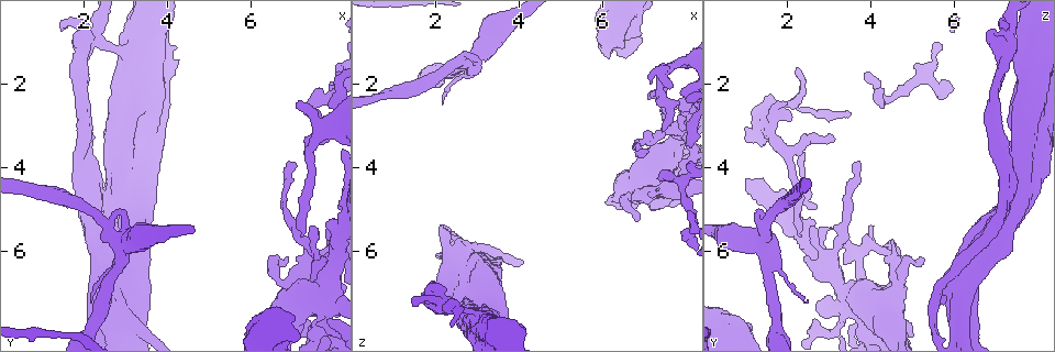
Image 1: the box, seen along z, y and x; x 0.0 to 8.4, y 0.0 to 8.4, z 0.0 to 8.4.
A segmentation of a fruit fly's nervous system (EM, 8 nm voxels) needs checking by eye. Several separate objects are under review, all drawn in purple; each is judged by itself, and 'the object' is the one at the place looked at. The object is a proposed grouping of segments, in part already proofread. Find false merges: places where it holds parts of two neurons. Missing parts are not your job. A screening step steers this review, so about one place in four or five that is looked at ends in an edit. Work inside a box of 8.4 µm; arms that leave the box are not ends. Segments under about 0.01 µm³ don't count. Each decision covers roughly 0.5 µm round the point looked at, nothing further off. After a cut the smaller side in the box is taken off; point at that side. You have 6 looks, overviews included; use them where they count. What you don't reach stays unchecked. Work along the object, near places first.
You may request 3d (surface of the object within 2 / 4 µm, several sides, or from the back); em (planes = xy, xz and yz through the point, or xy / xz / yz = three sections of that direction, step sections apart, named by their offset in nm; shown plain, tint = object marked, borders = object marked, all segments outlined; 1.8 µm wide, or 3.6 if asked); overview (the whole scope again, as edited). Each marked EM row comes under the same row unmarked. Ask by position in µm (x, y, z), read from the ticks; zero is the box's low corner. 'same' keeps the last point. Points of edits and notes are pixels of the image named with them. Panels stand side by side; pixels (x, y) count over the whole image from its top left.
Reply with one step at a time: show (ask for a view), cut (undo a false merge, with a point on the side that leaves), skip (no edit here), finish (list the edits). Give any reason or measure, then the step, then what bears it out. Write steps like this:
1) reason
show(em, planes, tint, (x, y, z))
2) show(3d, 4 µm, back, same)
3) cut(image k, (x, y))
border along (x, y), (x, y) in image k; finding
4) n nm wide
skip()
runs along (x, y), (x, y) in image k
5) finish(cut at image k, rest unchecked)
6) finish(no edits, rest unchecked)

a fork
show(3d, 2 µm, (2.25, 0.90, 7.20))

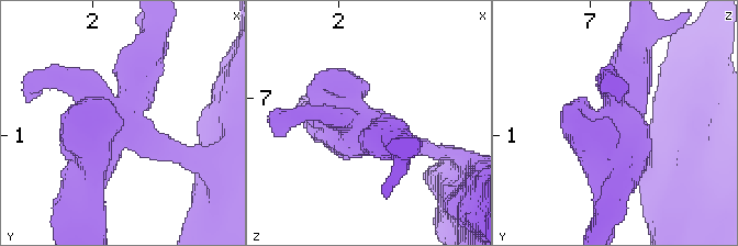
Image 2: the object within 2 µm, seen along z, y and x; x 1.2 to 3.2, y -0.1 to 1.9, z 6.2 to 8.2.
show(em, planes, tint, (2.26, 0.94, 7.24))

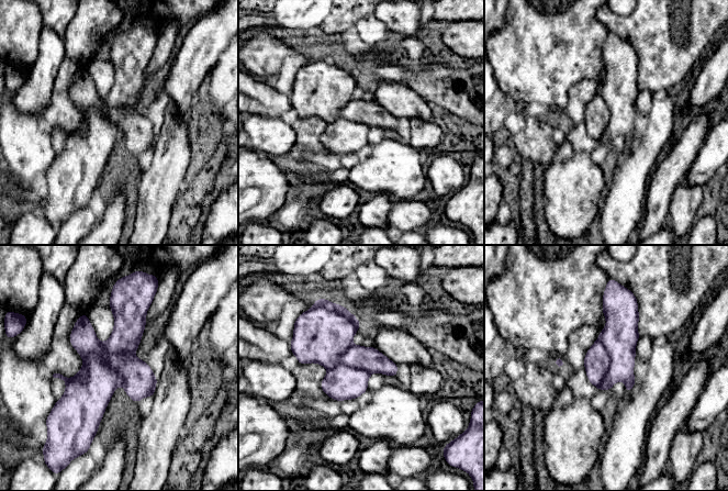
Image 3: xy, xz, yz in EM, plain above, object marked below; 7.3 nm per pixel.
skip()
runs along (121, 302), (92, 430) in image 3; continuous, no second neuron

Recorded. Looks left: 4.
abrupt turn
show(em, 3.6 µm, planes, tint, (2.70, 6.70, 6.25))

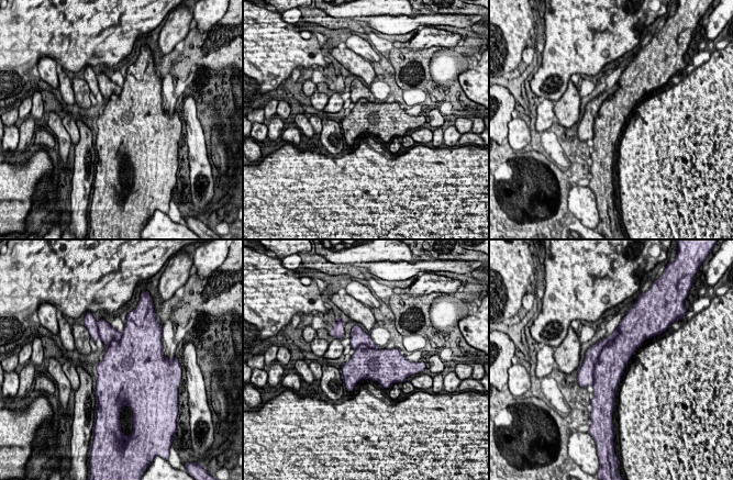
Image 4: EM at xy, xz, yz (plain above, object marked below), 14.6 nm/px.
500 nm wide
skip()
all the same neuron

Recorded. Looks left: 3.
show(em, 3.6 µm, planes, tint, (7.65, 7.30, 3.85))

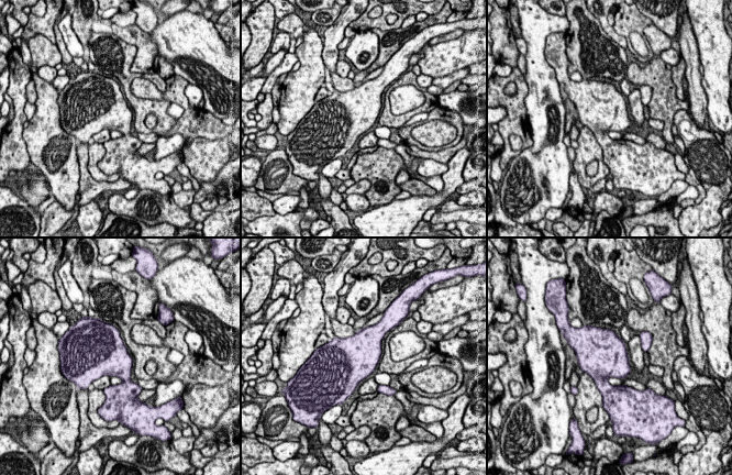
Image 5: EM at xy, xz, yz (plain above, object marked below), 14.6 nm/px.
skip()
one neuron here

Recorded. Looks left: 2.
finish(no edits, rest unchecked)

